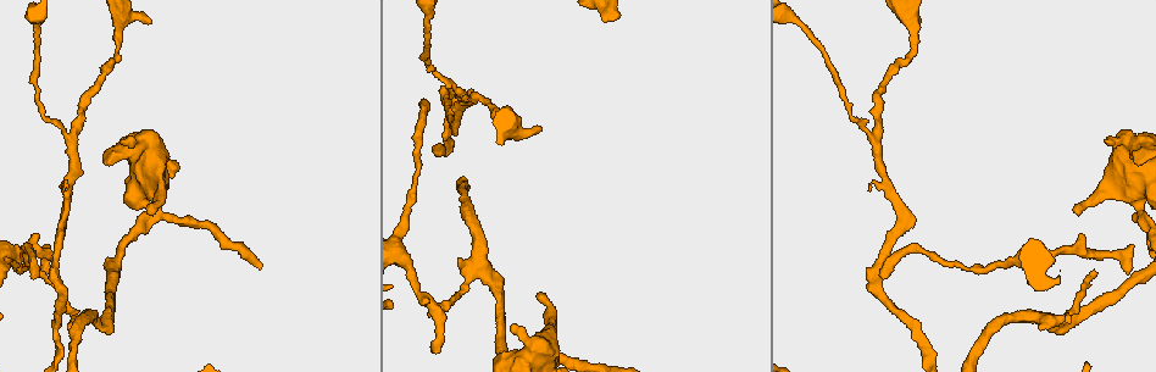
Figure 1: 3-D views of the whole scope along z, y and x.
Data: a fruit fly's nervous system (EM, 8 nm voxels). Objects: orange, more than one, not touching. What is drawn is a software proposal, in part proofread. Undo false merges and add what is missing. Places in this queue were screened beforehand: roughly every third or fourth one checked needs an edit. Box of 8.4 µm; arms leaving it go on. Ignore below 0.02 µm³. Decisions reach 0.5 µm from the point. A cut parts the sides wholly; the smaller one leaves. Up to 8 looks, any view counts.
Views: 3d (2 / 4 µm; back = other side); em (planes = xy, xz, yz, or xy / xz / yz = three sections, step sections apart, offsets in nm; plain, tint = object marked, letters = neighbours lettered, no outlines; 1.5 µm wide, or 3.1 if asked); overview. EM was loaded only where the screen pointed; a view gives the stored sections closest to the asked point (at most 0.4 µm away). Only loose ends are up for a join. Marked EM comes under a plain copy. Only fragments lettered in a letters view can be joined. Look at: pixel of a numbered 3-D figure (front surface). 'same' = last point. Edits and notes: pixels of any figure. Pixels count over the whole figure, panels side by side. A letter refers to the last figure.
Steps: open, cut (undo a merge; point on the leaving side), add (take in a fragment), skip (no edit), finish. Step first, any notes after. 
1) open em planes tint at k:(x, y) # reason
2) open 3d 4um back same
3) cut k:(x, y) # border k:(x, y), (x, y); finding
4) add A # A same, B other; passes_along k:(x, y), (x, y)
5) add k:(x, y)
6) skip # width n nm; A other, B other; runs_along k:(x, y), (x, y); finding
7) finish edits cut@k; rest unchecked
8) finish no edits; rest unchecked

open em 3.1um xy step 8 tint at 1:(1109, 142) # stops while still wide

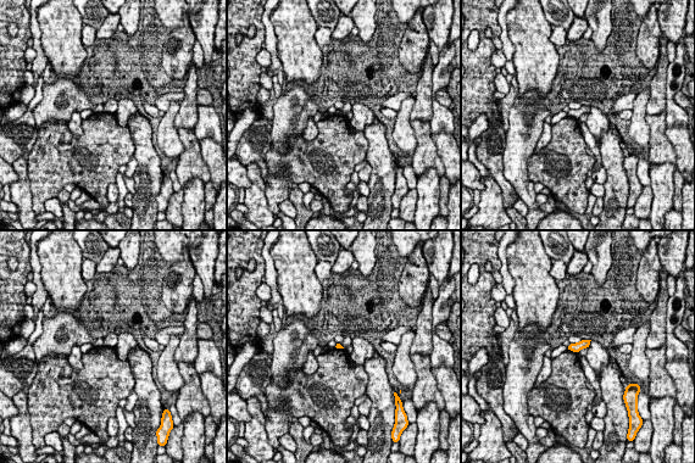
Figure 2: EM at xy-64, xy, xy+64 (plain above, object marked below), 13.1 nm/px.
open em 3.1um planes letters same # cut it another way

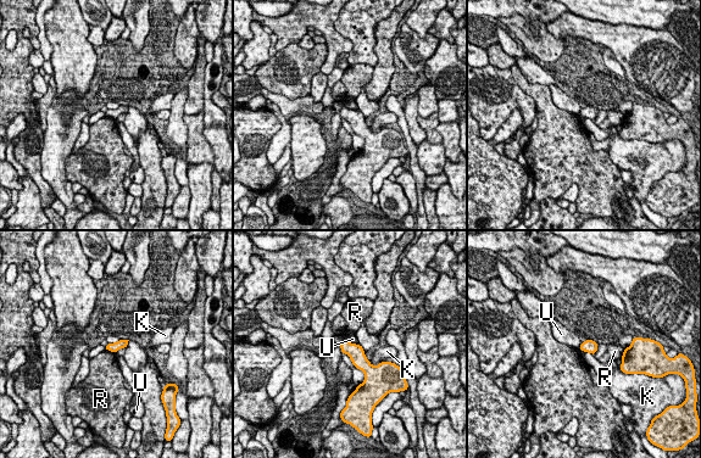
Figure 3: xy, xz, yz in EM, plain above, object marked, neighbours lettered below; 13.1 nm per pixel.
skip # K other, R other, U other; runs_along 3:(343, 346), (371, 370), (376, 370); none of them fits

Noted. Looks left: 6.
open 3d 2um at 1:(1040, 325) # an open end

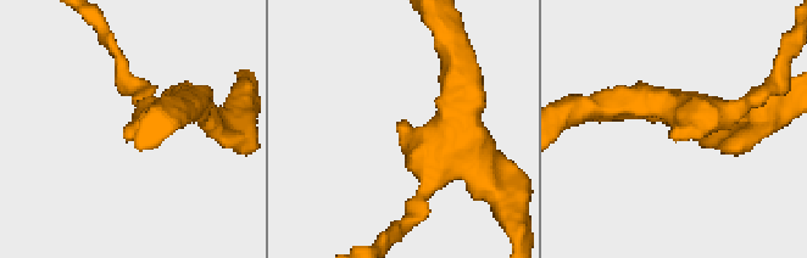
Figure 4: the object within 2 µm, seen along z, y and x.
open em xz step 4 tint at 4:(396, 126)

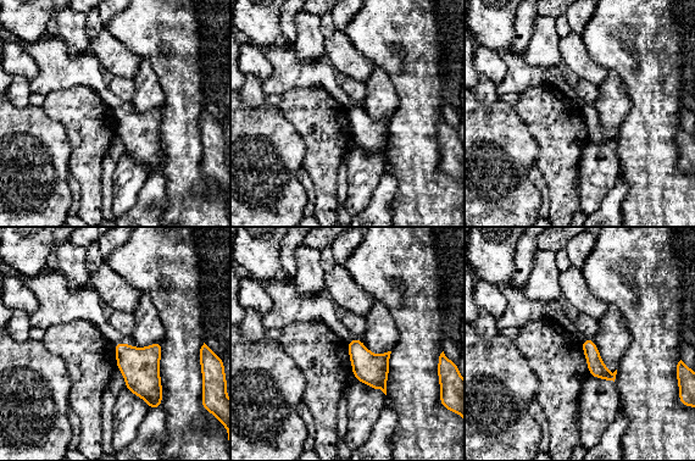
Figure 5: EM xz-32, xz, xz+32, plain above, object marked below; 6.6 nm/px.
open em planes letters same # cut it another way

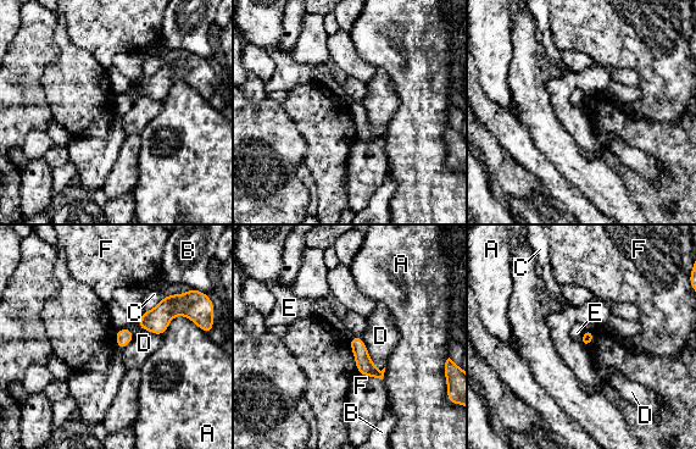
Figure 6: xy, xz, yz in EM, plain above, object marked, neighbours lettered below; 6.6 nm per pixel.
skip # A other, B other, C other, D other, E other, F other; border 6:(585, 330), (579, 341); none of them fits

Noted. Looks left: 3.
open em planes tint at 1:(805, 31) # sudden change in width

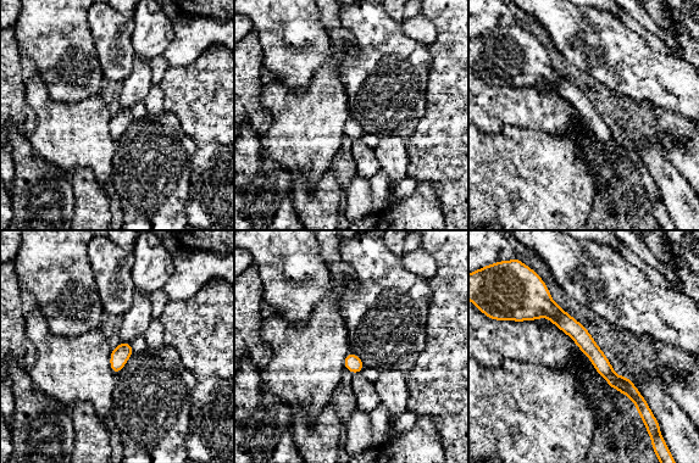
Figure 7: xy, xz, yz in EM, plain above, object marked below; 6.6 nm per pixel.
open em planes letters same # see the neighbours

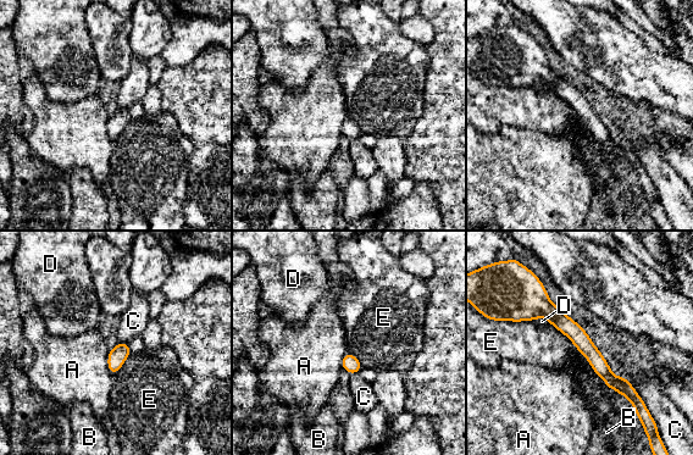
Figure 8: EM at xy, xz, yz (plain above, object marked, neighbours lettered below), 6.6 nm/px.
skip # A other, B other, C other, D other, E other; runs_along 8:(521, 310), (548, 310), (636, 398); all the same cell

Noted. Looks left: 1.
finish no edits; rest unchecked

